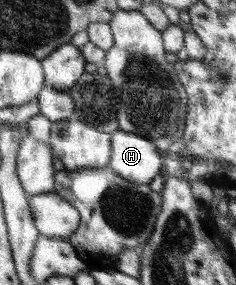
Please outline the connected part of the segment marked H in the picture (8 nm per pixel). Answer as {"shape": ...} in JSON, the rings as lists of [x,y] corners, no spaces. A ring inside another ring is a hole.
{"shape":[[[120,129],[111,133],[109,167],[131,182],[149,184],[163,170],[164,154],[149,139]]]}

